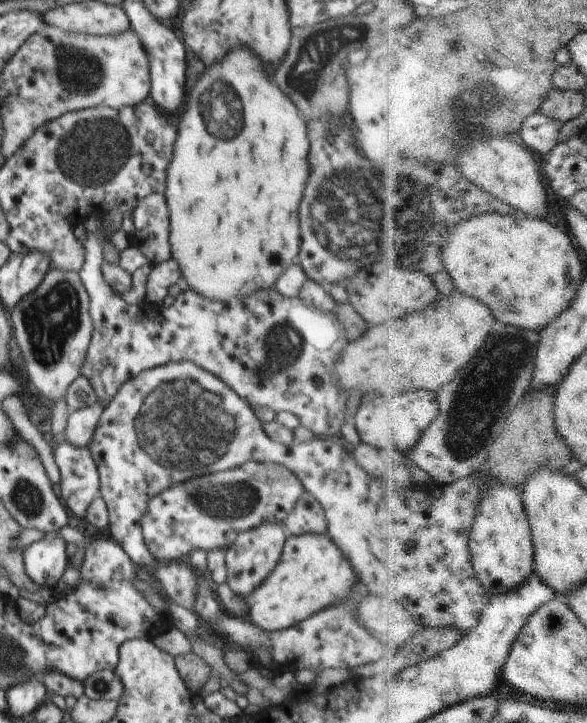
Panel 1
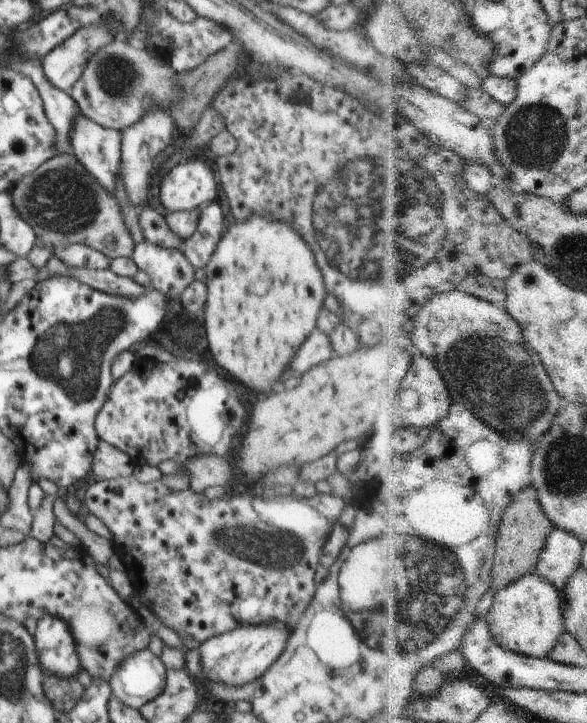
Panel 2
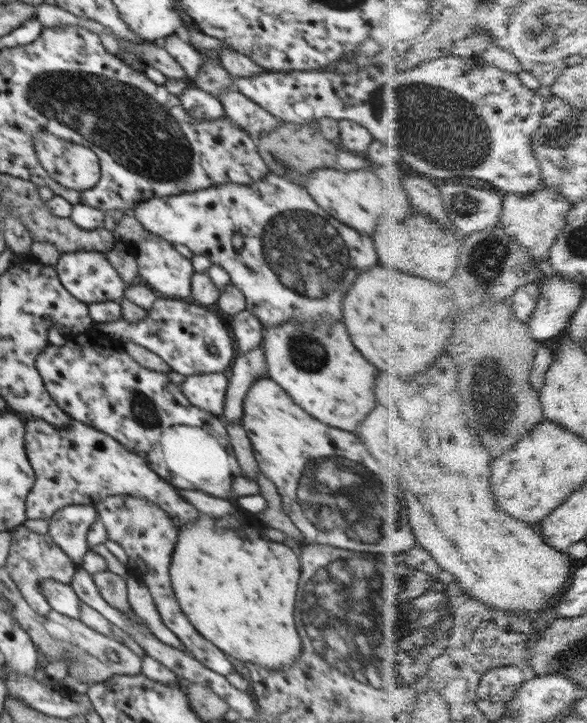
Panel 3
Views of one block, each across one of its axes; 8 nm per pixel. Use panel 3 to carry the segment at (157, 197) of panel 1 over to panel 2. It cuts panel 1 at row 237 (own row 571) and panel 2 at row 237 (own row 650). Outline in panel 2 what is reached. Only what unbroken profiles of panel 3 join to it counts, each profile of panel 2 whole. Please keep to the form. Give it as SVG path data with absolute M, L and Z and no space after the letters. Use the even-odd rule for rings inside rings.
M218 202L204 206L196 232L189 236L181 250L192 266L205 268L225 233L224 214Z

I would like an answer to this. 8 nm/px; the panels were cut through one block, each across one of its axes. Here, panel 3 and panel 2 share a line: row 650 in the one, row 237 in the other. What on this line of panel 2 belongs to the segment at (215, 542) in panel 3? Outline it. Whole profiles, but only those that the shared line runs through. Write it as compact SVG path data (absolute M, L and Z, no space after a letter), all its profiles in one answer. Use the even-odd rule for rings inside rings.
M252 215L244 224L236 222L227 228L216 247L214 258L205 266L208 274L208 300L204 324L208 332L210 354L220 368L240 380L256 394L272 392L280 376L290 368L302 342L316 328L316 318L328 294L322 272L308 243L282 221L263 215Z

